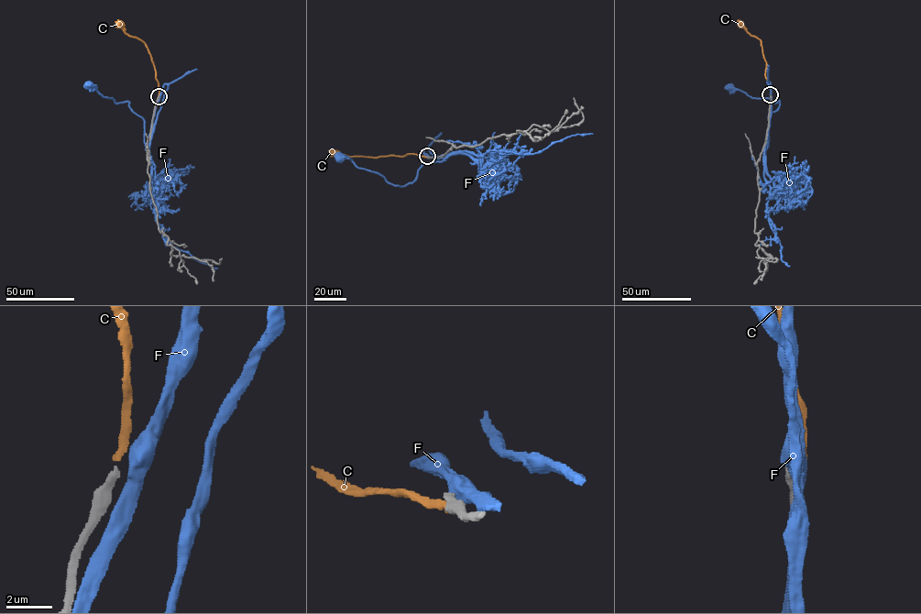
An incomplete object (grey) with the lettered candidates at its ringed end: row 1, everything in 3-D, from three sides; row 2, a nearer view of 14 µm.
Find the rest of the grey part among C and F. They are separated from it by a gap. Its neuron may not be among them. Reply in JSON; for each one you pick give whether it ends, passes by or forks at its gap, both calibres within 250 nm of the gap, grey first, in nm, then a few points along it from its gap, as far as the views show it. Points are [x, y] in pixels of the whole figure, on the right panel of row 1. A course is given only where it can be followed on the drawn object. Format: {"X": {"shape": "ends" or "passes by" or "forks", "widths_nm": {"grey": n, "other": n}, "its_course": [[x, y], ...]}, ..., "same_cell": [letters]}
{"same_cell": []}

